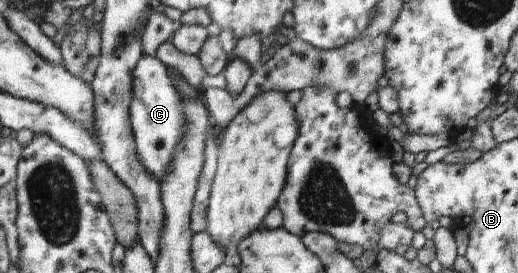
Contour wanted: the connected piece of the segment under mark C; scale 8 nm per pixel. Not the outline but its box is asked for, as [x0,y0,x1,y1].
[129,55,185,181]

